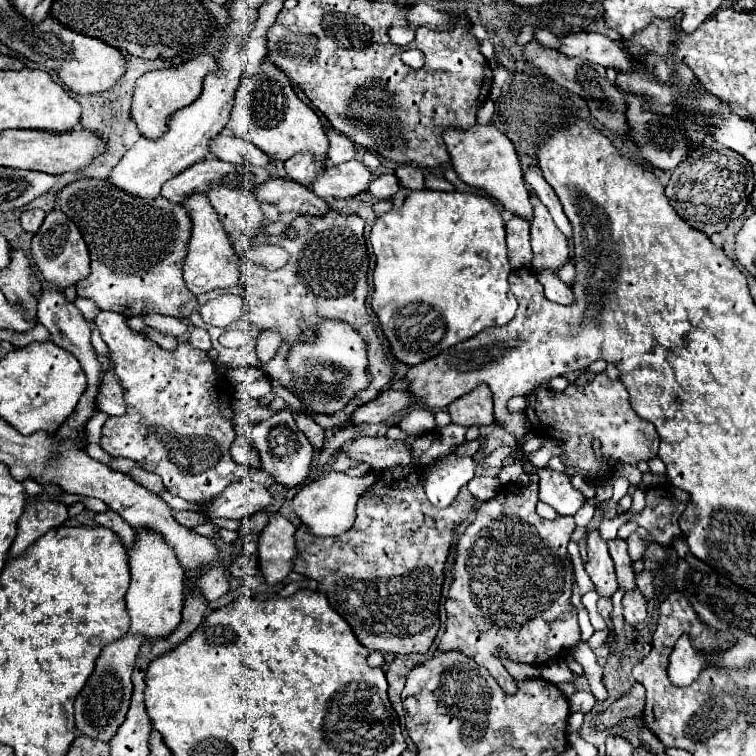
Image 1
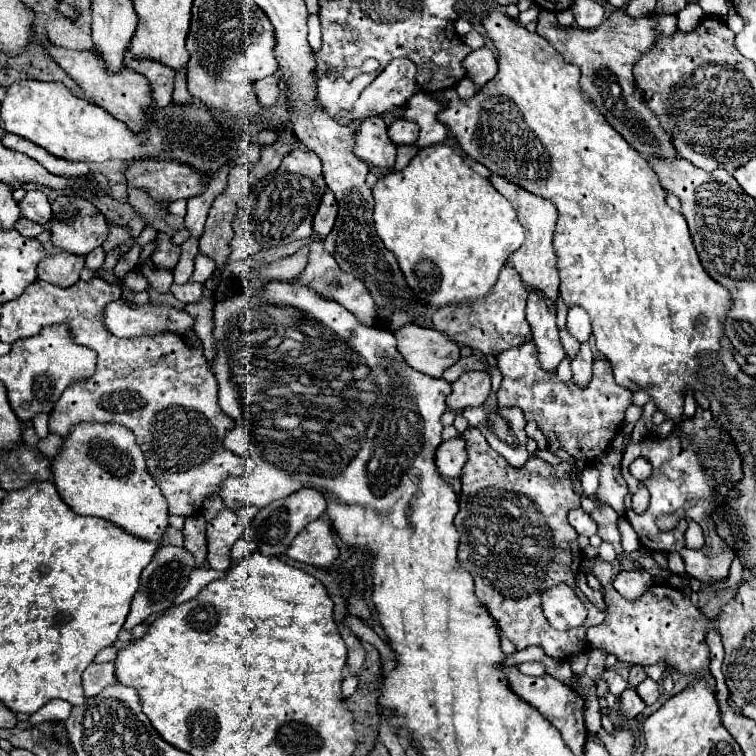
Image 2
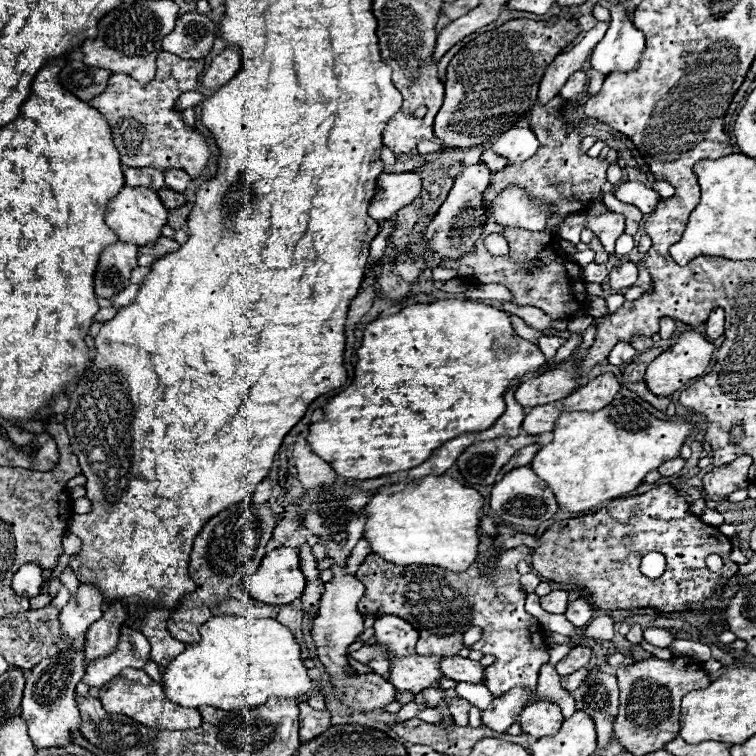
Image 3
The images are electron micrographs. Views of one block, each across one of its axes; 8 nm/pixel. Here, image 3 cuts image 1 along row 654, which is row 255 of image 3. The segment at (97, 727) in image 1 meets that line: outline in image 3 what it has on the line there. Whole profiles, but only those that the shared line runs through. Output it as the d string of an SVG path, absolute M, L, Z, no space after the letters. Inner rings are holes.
M116 242L102 250L94 274L96 296L110 298L116 292L124 290L128 286L130 272L138 266L136 258L136 246L130 242Z

